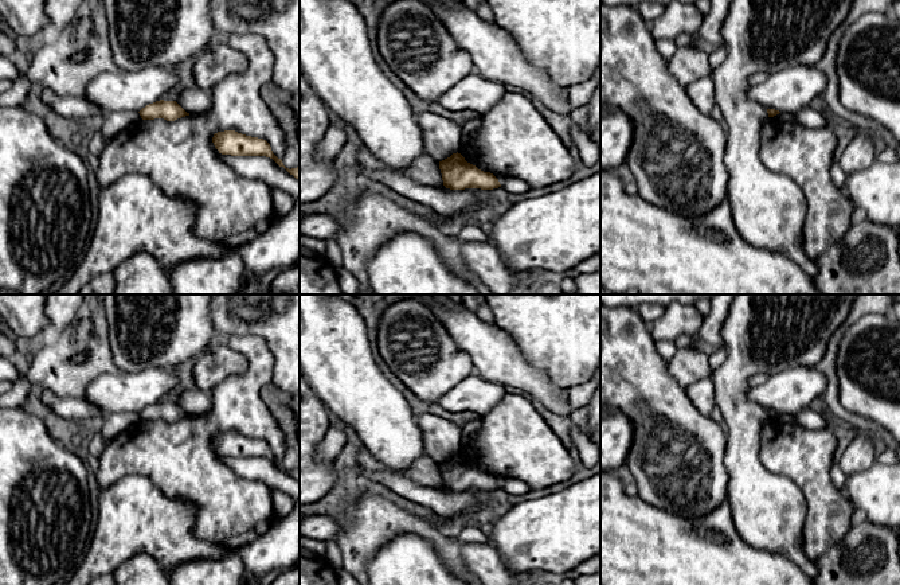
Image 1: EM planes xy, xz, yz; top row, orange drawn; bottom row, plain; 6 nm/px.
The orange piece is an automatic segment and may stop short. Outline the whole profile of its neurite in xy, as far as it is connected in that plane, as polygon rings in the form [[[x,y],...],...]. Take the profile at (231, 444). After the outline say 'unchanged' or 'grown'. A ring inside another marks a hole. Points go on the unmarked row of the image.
[[[224,432],[215,434],[212,444],[222,456],[270,459],[300,481],[300,468],[291,471],[286,469],[282,461],[273,455],[270,445],[263,440],[246,437],[235,432]]]; unchanged

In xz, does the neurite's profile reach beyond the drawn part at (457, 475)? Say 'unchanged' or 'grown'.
unchanged

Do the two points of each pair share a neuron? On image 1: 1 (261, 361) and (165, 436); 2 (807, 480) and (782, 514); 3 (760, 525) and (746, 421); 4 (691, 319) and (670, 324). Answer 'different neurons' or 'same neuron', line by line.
1: same neuron
2: different neurons
3: same neuron
4: same neuron

